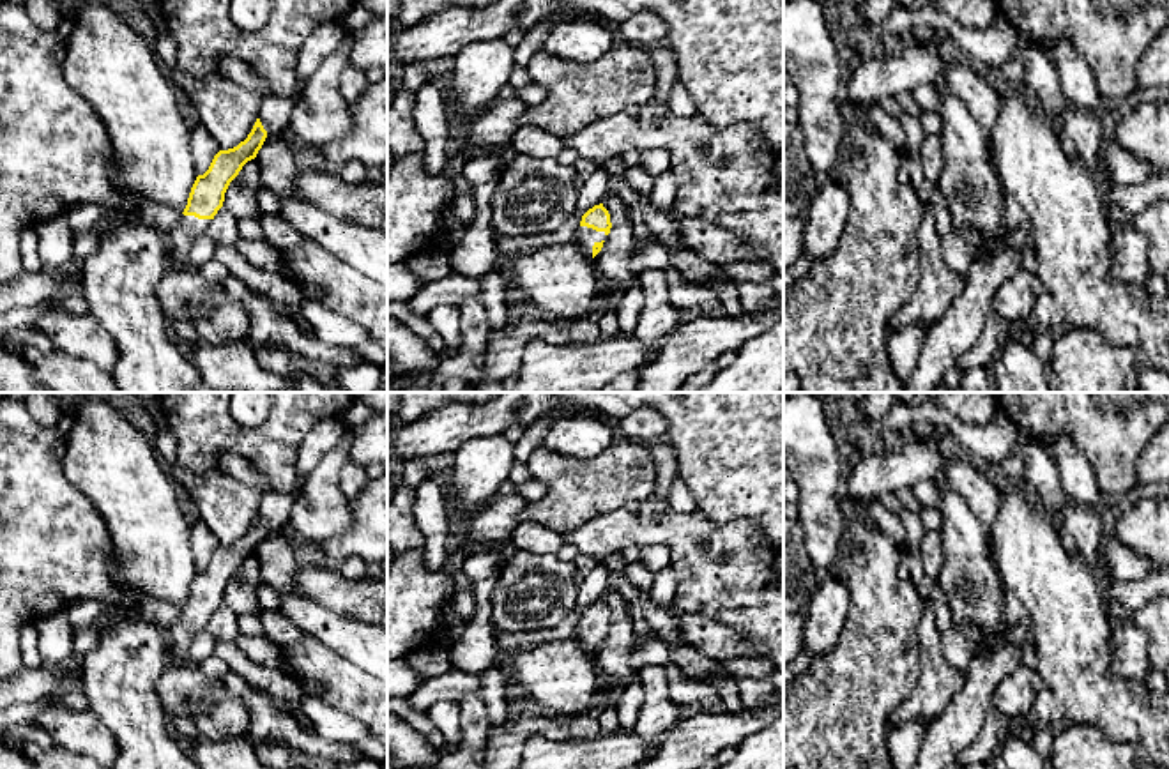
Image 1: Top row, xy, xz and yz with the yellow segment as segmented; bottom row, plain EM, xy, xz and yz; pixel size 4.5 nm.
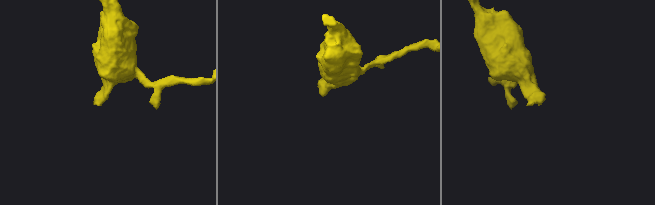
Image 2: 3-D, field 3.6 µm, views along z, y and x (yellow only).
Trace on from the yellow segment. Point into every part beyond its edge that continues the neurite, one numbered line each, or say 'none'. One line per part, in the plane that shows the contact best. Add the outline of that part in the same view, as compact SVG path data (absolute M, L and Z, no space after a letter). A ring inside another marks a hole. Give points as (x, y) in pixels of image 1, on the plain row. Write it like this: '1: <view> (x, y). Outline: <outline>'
1: xy (188, 624). Outline: M182 610L175 624L166 629L175 656L175 666L200 670L200 665L187 659L187 651L193 638L205 629L209 619L210 615Z

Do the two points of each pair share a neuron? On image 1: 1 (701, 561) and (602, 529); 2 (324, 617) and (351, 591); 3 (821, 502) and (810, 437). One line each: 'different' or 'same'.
1: same
2: different
3: same

